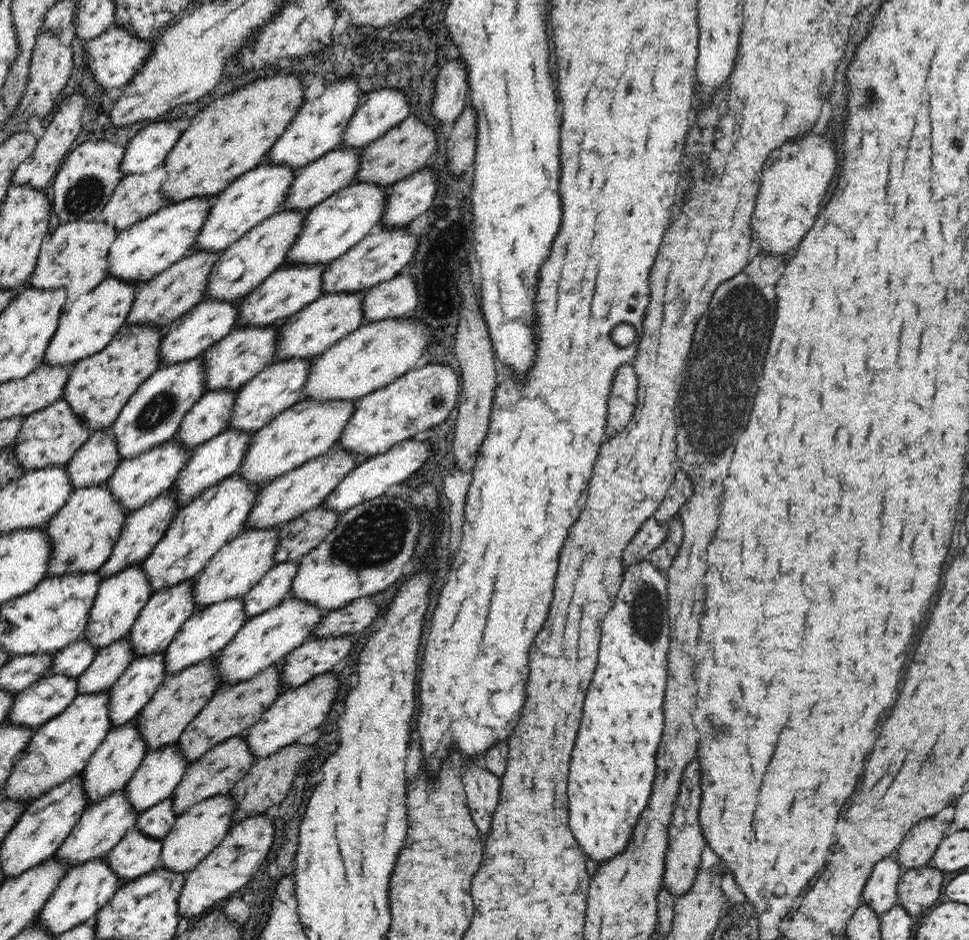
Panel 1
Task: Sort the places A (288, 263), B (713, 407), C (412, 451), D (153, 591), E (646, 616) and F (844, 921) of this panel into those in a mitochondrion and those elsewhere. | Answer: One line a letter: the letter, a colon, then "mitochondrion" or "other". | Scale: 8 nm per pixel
A: other
B: mitochondrion
C: other
D: other
E: mitochondrion
F: other

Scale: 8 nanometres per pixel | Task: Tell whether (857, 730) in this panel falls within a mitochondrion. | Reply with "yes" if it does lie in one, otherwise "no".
no

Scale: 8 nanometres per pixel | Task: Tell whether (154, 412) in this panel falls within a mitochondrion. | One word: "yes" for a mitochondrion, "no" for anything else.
yes

